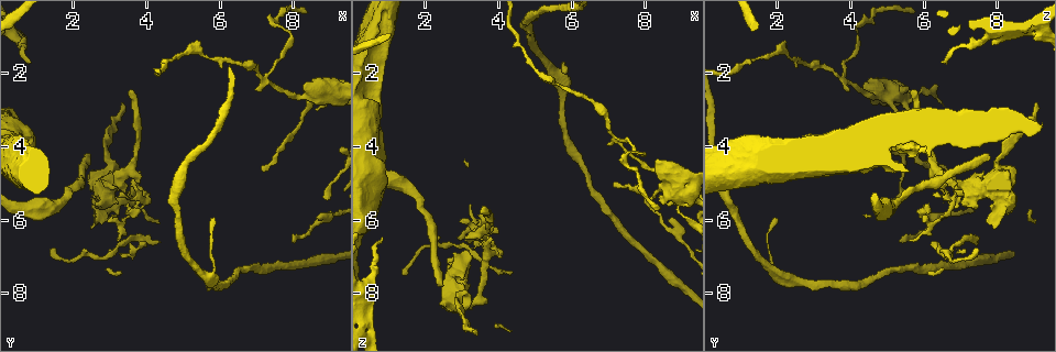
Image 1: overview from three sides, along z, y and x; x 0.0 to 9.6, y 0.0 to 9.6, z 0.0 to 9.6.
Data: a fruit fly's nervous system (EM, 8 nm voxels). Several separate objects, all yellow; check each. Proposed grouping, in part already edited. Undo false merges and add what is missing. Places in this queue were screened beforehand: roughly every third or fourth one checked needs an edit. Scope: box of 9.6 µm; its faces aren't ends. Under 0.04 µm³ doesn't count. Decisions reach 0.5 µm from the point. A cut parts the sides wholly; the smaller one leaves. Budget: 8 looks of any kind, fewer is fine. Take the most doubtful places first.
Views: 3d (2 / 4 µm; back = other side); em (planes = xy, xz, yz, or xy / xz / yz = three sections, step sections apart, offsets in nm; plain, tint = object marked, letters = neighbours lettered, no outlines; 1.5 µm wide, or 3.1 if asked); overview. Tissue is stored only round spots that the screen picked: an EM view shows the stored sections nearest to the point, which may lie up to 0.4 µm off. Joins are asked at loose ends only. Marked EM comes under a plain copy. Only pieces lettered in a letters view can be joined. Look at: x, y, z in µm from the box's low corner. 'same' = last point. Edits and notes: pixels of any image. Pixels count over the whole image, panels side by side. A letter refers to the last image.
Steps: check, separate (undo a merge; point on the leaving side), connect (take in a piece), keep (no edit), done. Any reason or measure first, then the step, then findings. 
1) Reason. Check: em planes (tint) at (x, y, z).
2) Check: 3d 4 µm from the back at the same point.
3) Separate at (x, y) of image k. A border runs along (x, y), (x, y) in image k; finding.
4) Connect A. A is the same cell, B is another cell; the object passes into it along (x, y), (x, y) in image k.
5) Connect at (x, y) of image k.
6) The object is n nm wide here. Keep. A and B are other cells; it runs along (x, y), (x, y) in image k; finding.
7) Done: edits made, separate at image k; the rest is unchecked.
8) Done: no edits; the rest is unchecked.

Sudden change in width. Check: 3d 4 µm at (8.95, 2.55, 5.35).

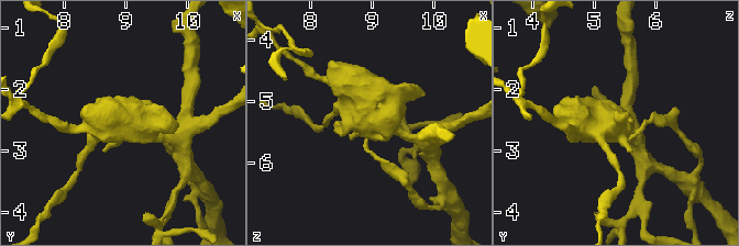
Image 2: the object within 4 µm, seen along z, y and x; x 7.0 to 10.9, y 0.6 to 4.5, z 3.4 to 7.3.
Need the tissue. Check: em xy step 4 (tint) at (8.95, 2.60, 5.30).

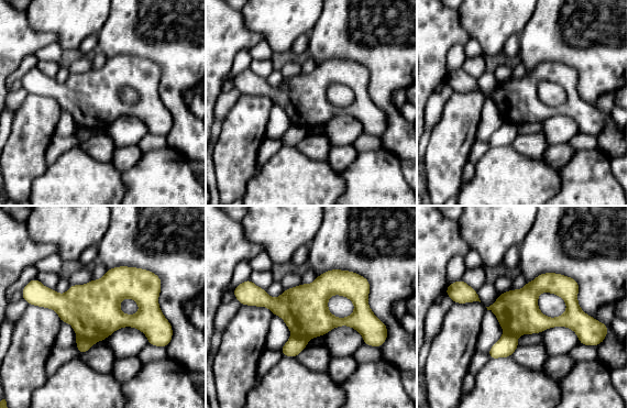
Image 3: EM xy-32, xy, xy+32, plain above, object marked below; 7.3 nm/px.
Cut it another way. Check: em planes (letters) at the same point.

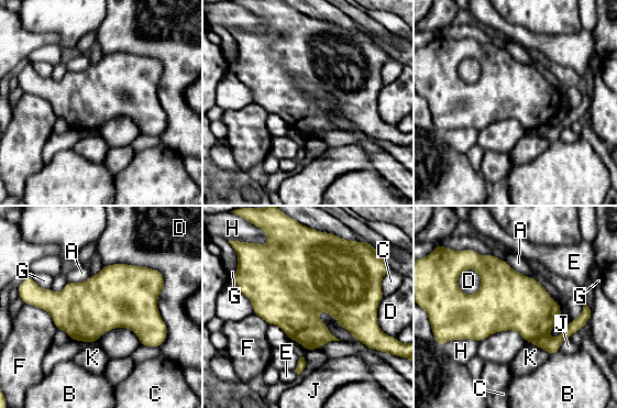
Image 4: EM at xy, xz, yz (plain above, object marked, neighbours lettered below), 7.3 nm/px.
Separate at (552, 345) of image 4. A, B, C, D, E, F, G, H, J and K are other cells; a border runs along (546, 334), (533, 342) in image 4; a second cell is stuck on.

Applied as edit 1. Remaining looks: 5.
Sudden change in width. Check: 3d 4 µm at (1.75, 5.50, 5.30).

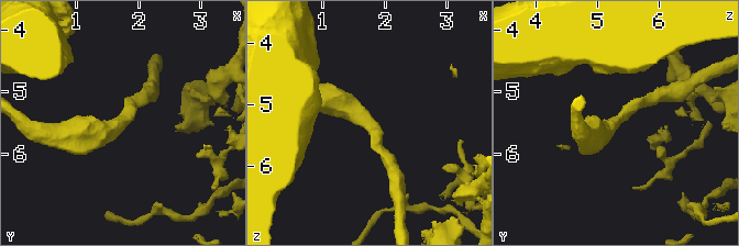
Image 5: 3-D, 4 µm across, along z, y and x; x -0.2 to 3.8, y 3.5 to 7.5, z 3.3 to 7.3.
The arms are 190, 440 nm wide. Check: em xz step 4 (tint) at (1.70, 5.50, 5.30).

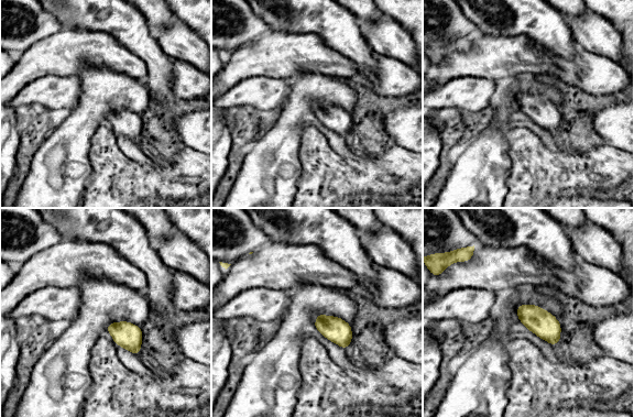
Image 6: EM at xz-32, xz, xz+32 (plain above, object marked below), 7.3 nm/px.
Cut it another way. Check: em planes (letters) at the same point.

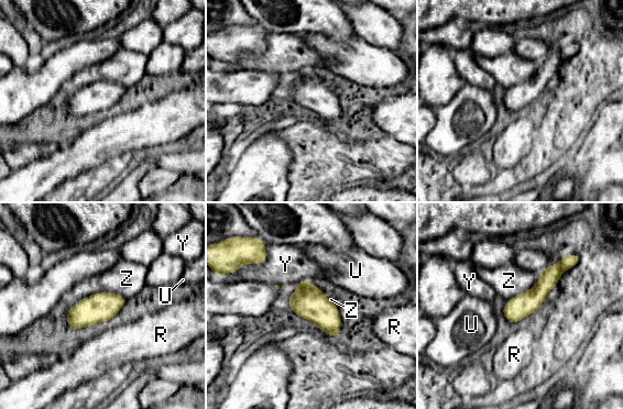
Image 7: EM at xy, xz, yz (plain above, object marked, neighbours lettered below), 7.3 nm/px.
The longest contact is with Z, 360 nm. Keep. R, U, Y and Z are other cells; a border runs along (126, 298), (94, 293), (78, 300) in image 7; one cell here.

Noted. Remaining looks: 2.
Done: edits made, separate at image 4; the rest is unchecked.

